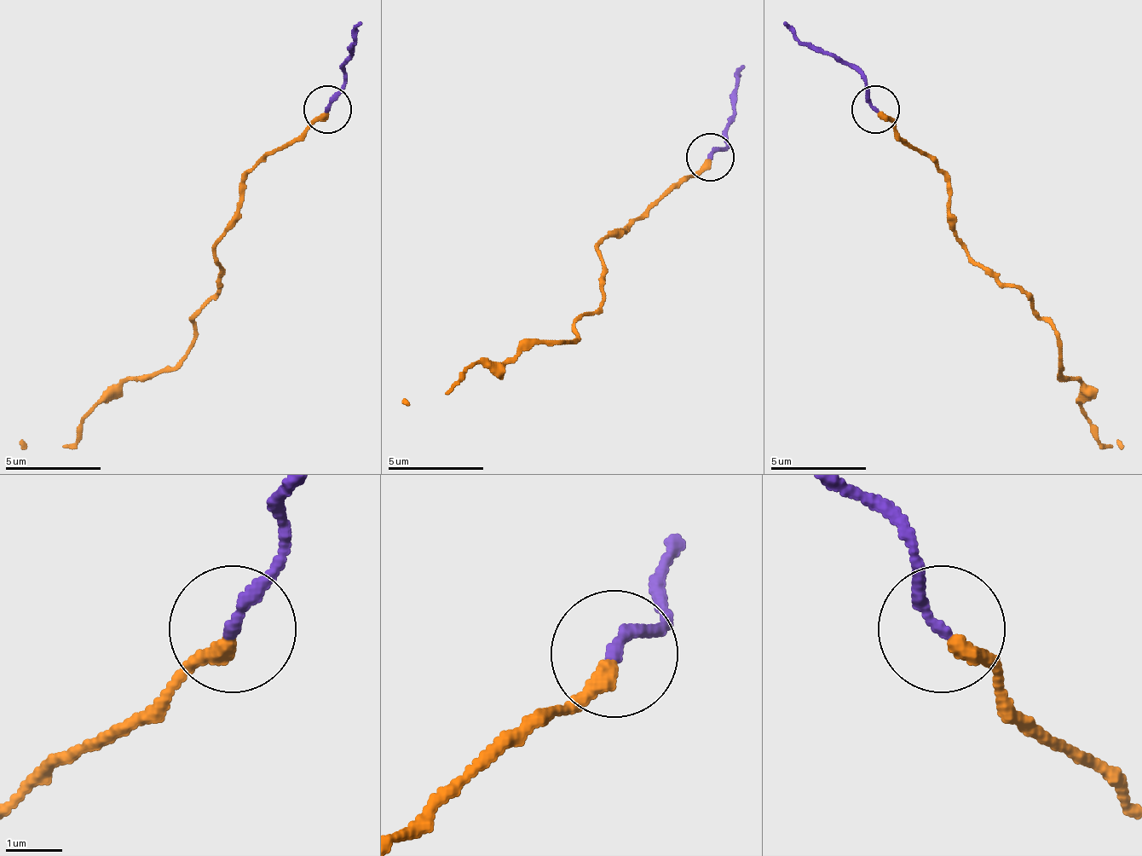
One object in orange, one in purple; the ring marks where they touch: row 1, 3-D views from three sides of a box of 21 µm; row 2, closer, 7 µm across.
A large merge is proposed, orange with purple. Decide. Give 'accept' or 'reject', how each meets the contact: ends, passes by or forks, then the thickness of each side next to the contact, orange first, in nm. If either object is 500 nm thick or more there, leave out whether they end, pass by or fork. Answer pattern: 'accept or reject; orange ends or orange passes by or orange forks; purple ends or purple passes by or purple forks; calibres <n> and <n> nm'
accept; orange ends; purple ends; calibres 280 and 220 nm

